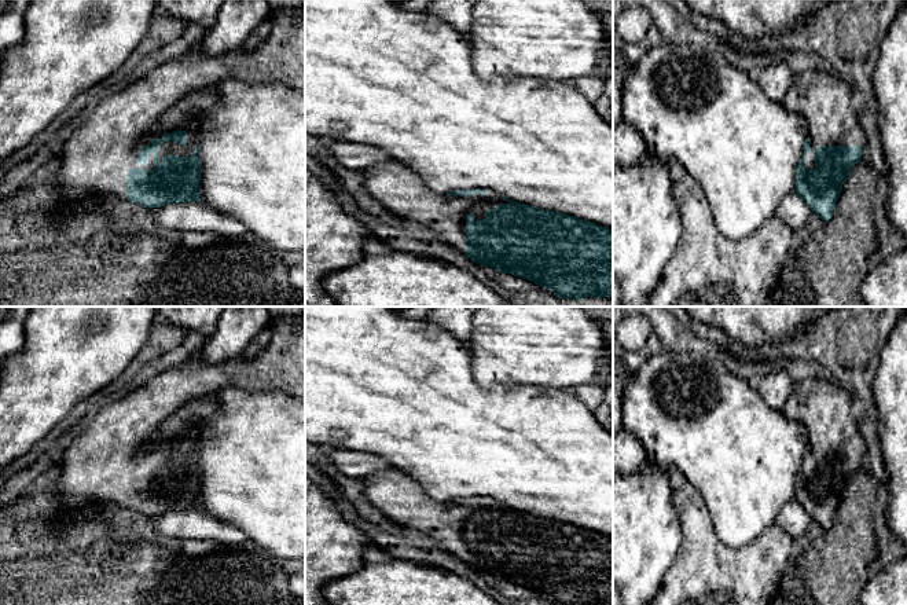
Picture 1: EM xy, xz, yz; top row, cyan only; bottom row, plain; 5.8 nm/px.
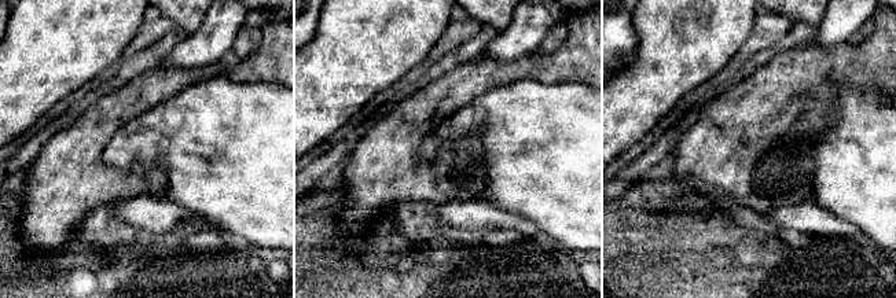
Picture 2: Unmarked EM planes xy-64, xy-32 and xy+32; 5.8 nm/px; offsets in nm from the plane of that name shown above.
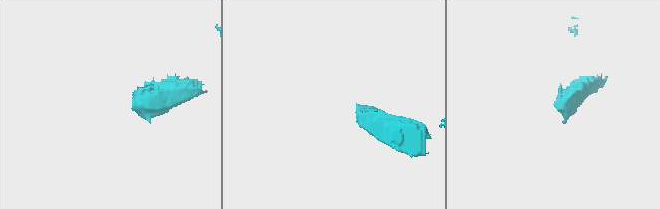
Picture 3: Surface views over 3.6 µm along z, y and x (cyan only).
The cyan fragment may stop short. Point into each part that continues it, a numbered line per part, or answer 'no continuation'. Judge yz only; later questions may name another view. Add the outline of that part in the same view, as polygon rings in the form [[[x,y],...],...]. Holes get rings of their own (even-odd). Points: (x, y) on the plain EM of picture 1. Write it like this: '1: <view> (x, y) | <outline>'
1: yz (825, 409) | [[[807,378],[794,384],[783,412],[808,430],[812,456],[805,461],[808,478],[815,477],[818,454],[867,452],[859,424],[852,415],[852,400],[848,388],[825,378]]]

